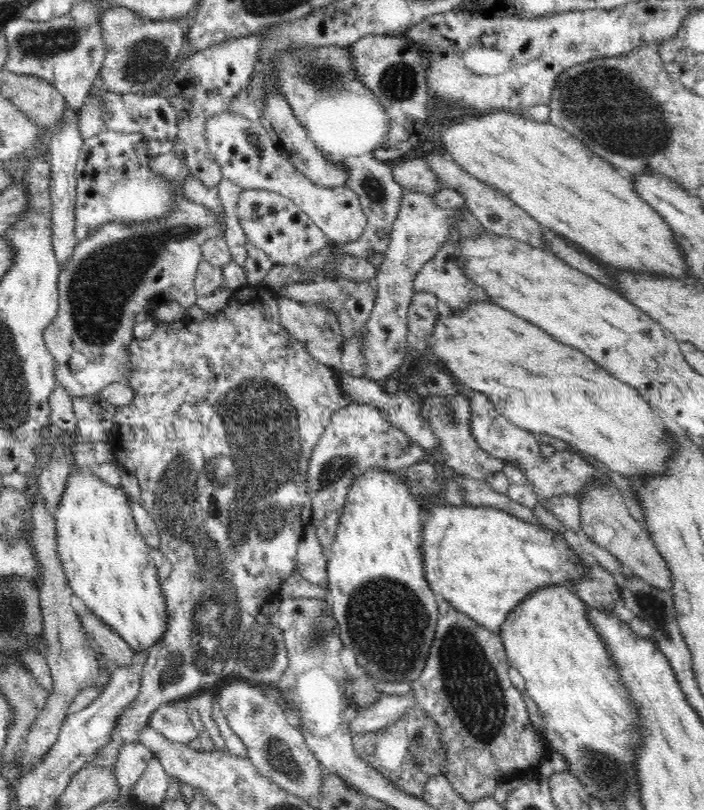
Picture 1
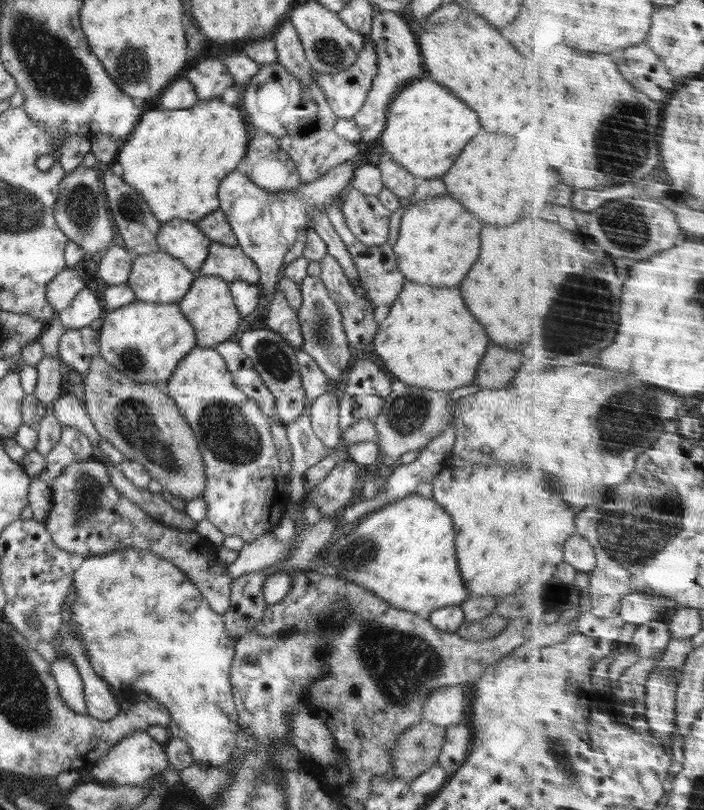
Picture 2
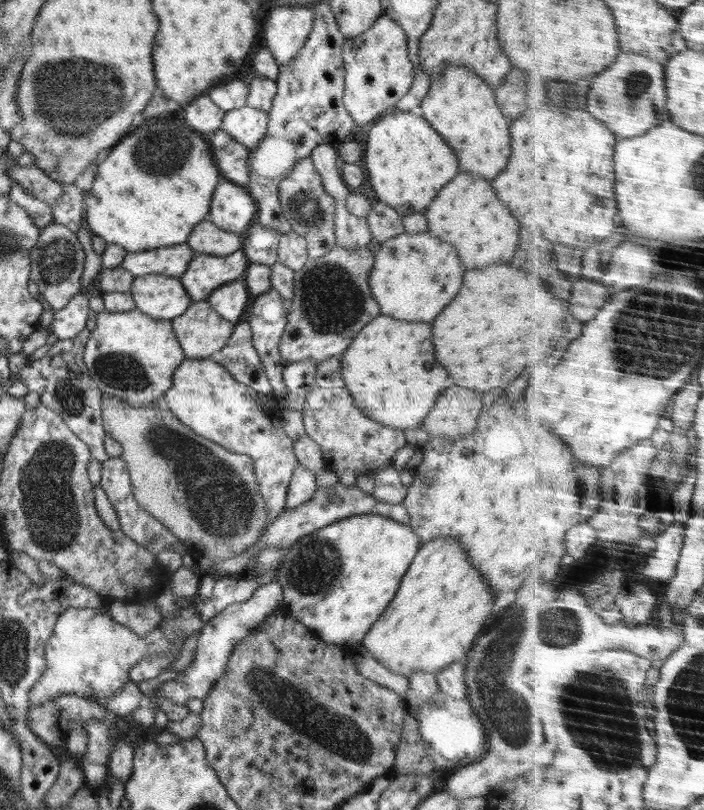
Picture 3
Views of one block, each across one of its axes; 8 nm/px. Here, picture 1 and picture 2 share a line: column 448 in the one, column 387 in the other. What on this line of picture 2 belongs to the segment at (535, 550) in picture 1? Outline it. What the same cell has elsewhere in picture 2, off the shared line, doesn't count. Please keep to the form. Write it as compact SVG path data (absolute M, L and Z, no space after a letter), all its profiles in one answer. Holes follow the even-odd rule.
M415 493L403 498L402 500L397 500L378 509L377 511L372 511L368 513L364 518L361 518L354 525L352 525L351 530L348 534L341 535L338 539L332 539L331 543L324 549L321 554L321 559L324 564L328 566L333 566L337 572L337 578L348 581L349 583L356 583L358 586L363 586L367 588L368 591L373 592L378 598L389 602L394 608L401 608L402 610L408 610L413 613L420 612L420 610L425 611L427 614L431 613L433 610L450 606L462 604L462 601L469 596L469 590L465 587L463 578L461 577L457 558L455 551L455 530L454 523L450 518L450 515L445 511L444 508L433 499L424 498L423 496L418 496Z

